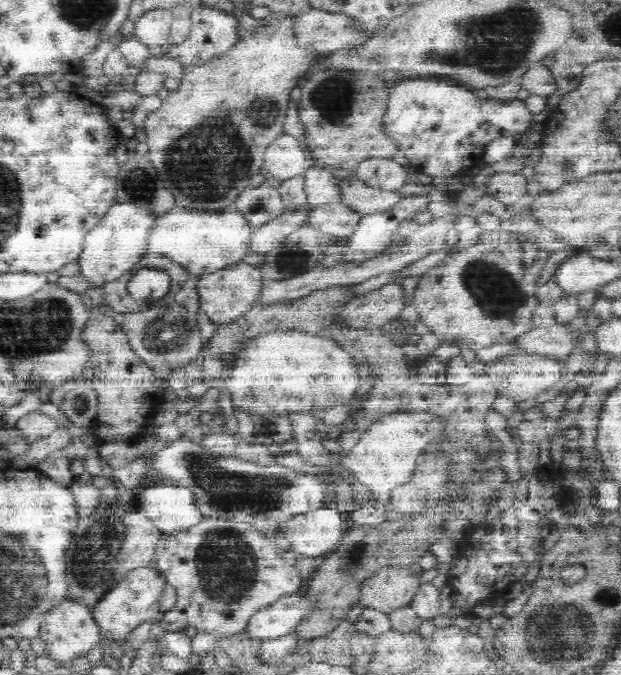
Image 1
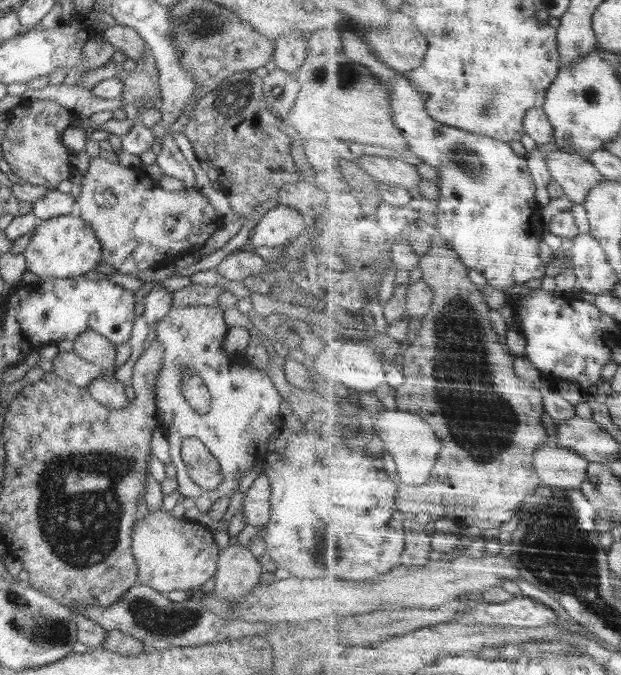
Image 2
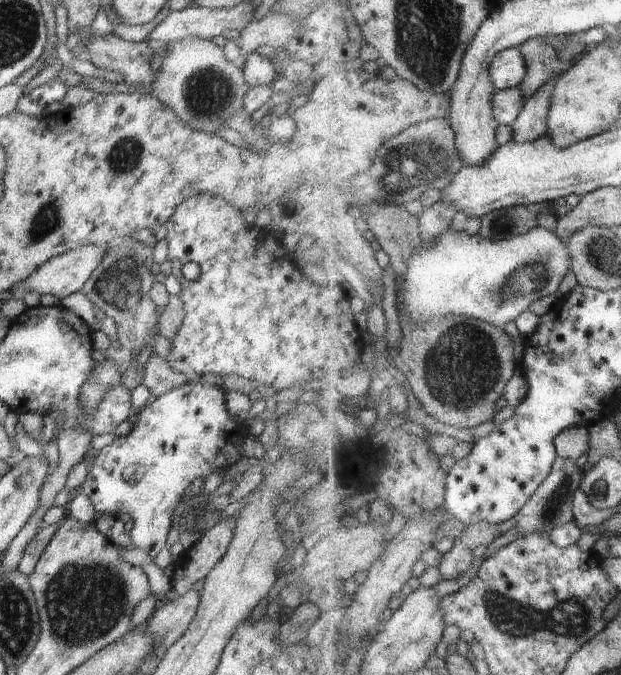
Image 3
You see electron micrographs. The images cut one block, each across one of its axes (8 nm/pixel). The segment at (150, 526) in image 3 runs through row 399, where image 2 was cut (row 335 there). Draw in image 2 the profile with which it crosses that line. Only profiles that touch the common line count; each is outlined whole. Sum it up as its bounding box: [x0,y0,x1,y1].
[154,306,285,512]

